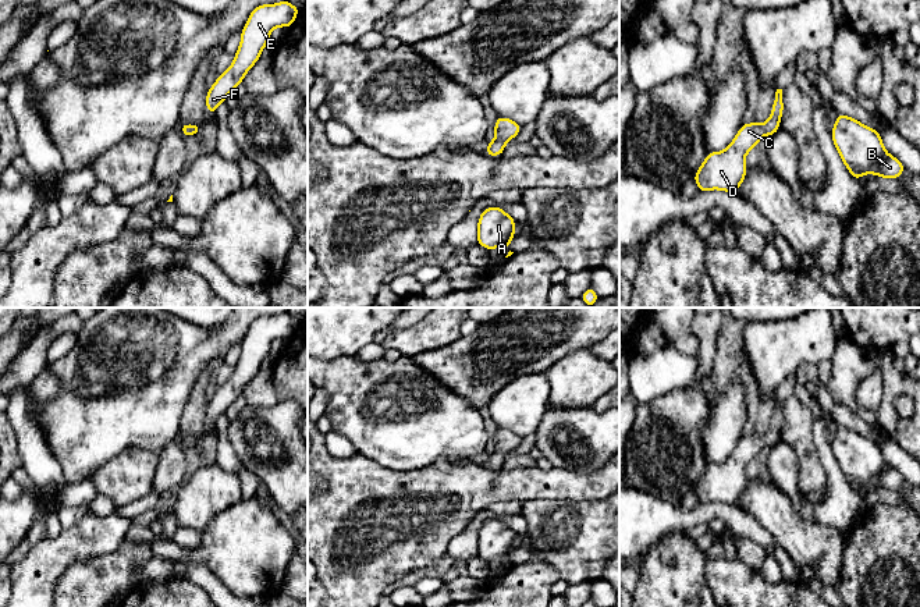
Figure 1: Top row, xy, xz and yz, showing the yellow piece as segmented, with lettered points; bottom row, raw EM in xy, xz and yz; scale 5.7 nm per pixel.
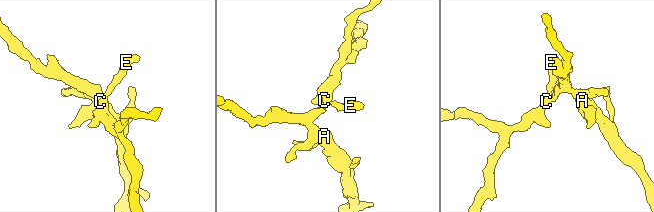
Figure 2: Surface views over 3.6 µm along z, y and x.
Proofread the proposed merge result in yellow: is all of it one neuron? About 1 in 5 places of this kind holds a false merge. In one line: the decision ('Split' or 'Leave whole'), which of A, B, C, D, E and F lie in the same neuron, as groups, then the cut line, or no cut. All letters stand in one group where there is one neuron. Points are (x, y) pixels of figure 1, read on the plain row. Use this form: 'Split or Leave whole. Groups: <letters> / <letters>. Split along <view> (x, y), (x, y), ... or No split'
Leave whole. Groups: A B C D E F. No split

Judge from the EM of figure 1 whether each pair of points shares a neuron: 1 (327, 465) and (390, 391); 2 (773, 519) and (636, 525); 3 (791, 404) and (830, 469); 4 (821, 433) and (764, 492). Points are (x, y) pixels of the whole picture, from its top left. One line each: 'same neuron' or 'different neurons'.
1: different neurons
2: different neurons
3: different neurons
4: different neurons

